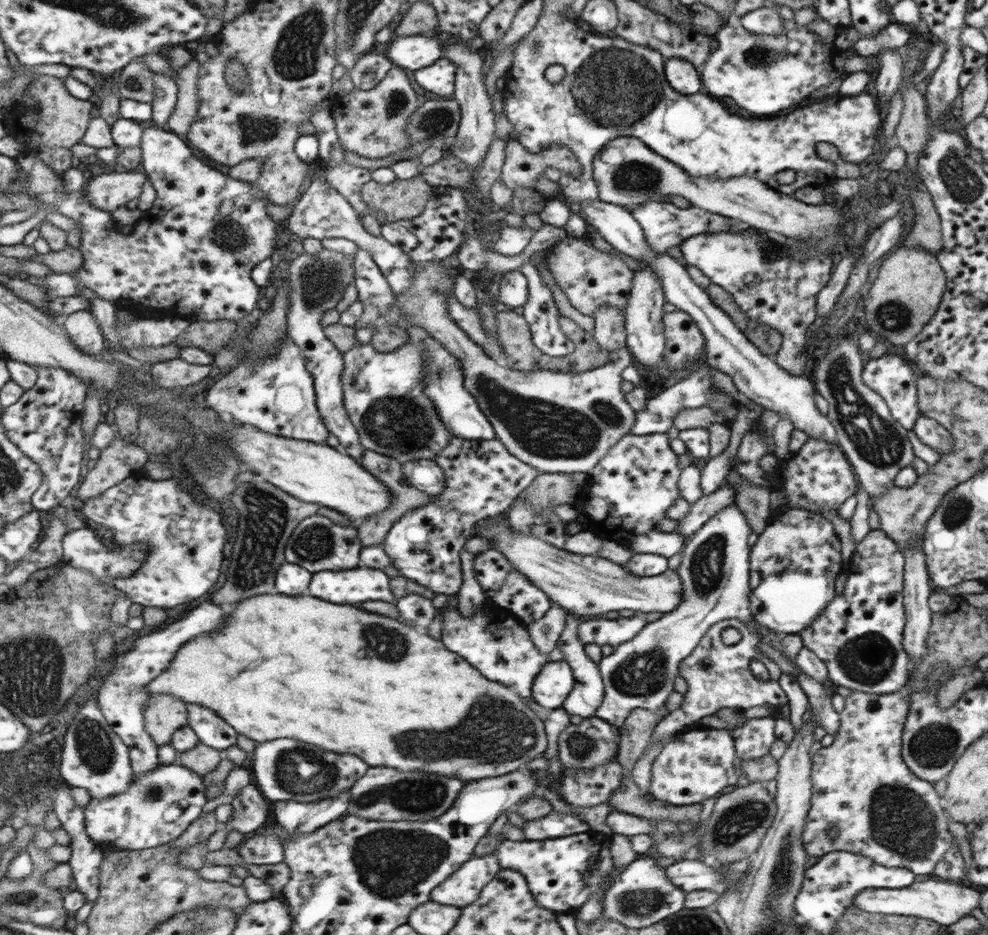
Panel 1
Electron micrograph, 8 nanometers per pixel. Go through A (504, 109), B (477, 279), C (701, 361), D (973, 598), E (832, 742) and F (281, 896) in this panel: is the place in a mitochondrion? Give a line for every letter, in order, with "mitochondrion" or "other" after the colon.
A: other
B: other
C: other
D: other
E: other
F: other

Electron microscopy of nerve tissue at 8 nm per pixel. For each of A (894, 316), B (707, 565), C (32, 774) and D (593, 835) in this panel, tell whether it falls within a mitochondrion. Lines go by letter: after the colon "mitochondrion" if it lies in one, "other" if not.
A: mitochondrion
B: mitochondrion
C: mitochondrion
D: other

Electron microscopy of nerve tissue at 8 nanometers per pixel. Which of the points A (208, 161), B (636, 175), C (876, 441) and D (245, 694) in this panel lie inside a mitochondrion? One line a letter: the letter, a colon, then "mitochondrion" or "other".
A: other
B: mitochondrion
C: mitochondrion
D: other

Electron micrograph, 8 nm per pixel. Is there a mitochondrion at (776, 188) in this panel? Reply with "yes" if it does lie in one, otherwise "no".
no

